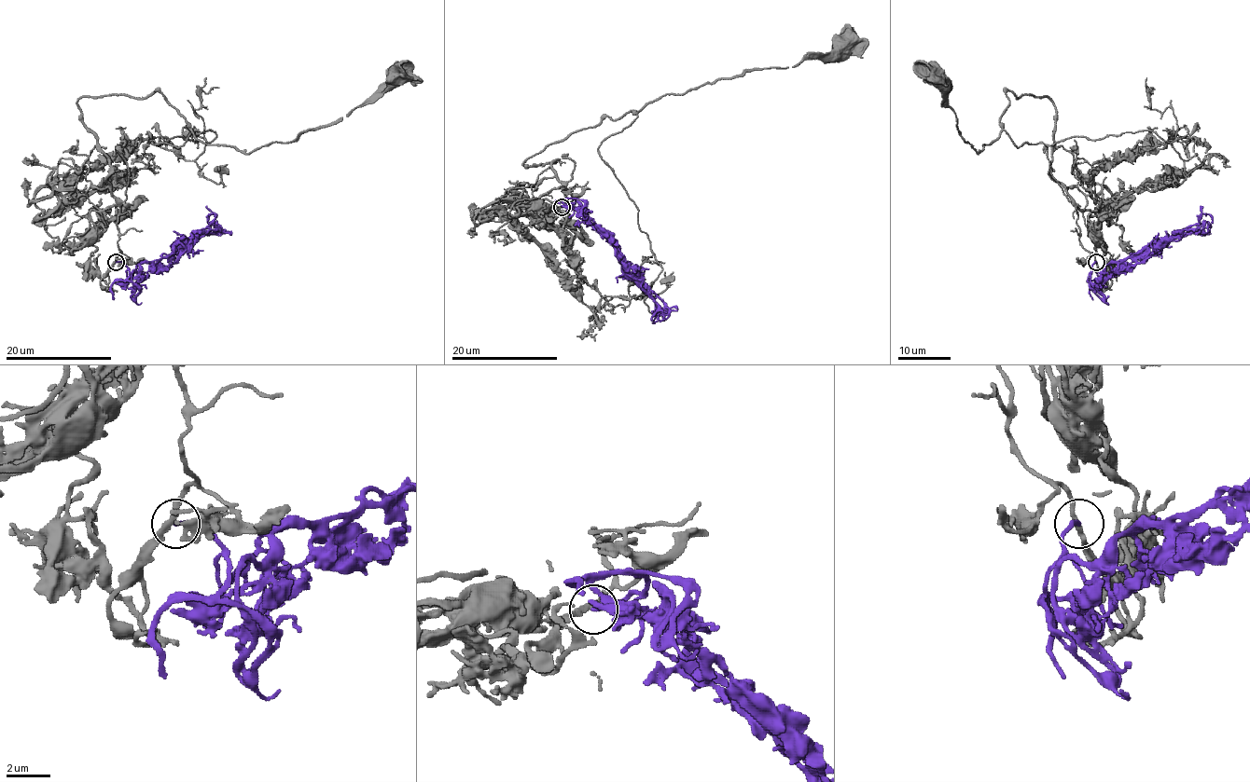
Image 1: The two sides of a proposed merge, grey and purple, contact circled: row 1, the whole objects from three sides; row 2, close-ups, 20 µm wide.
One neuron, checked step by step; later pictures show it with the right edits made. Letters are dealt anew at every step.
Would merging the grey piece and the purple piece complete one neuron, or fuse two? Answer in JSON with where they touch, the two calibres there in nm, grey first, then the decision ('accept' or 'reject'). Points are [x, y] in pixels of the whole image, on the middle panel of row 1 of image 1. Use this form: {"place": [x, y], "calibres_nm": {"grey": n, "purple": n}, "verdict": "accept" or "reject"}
{"place": [562, 207], "calibres_nm": {"grey": 240, "purple": 170}, "verdict": "accept"}

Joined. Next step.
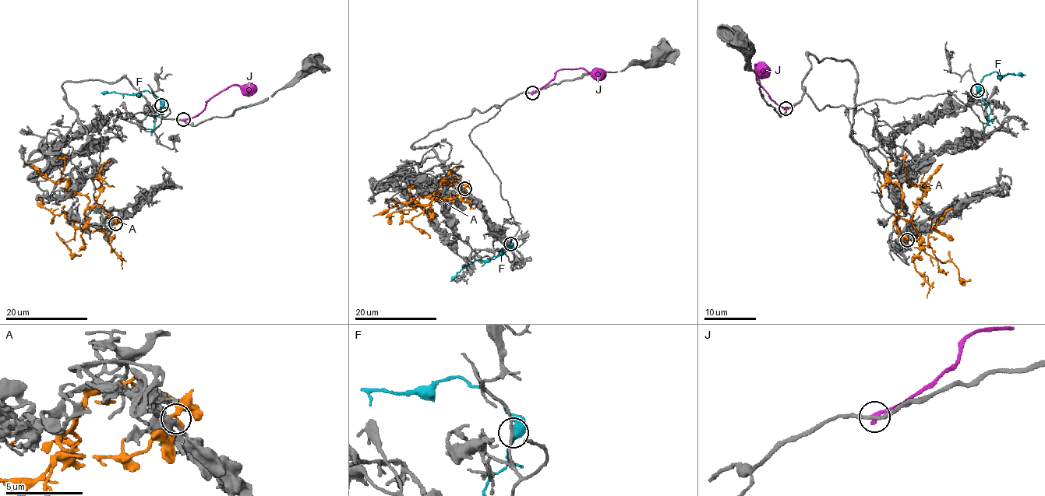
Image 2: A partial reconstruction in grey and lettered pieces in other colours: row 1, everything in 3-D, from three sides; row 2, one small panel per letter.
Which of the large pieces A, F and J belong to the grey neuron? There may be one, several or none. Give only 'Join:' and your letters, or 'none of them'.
Join: none of them

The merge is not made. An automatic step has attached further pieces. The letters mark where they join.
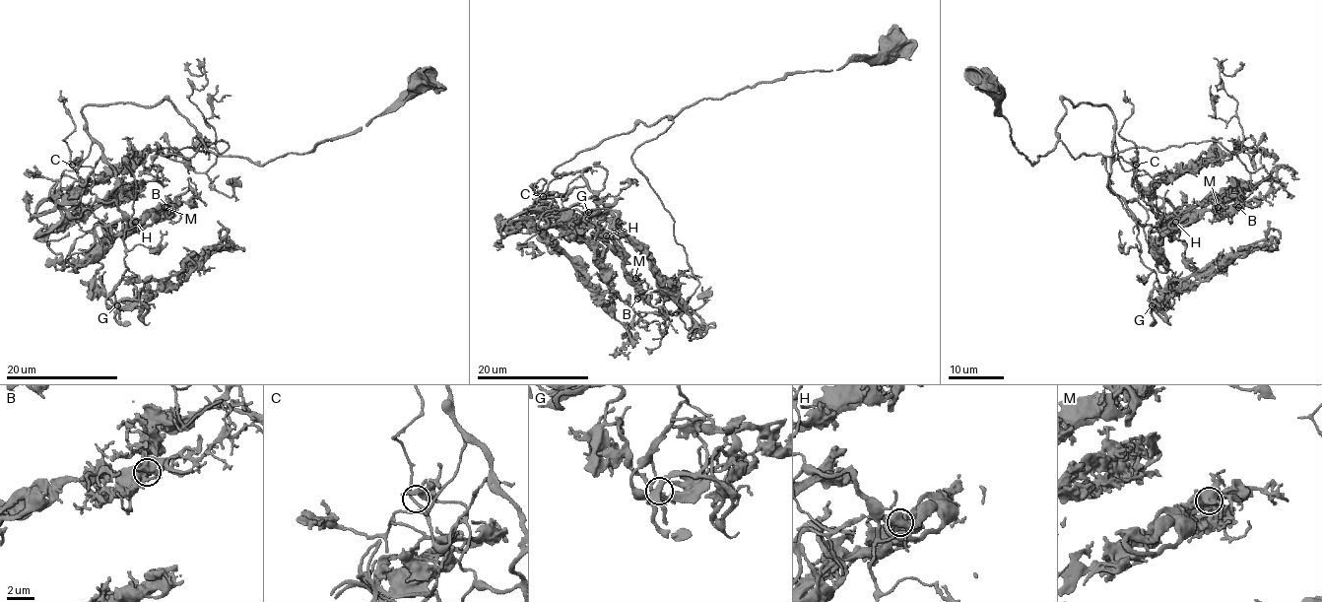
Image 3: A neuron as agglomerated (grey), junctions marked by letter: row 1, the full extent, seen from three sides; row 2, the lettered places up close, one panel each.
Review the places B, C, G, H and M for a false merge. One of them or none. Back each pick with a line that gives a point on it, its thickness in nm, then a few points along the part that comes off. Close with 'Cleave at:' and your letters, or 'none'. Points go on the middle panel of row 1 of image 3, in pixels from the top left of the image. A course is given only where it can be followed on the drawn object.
Cleave at: none

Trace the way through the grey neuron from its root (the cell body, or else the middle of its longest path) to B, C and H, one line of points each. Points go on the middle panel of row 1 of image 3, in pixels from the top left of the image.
B: (892, 47), (700, 99), (559, 165), (557, 175), (586, 168), (593, 194), (565, 212), (619, 255), (637, 299)
C: (892, 47), (637, 122), (559, 165), (553, 171), (562, 175), (543, 196)
H: (892, 47), (700, 99), (559, 165), (557, 175), (586, 168), (593, 194), (565, 212), (606, 235)

